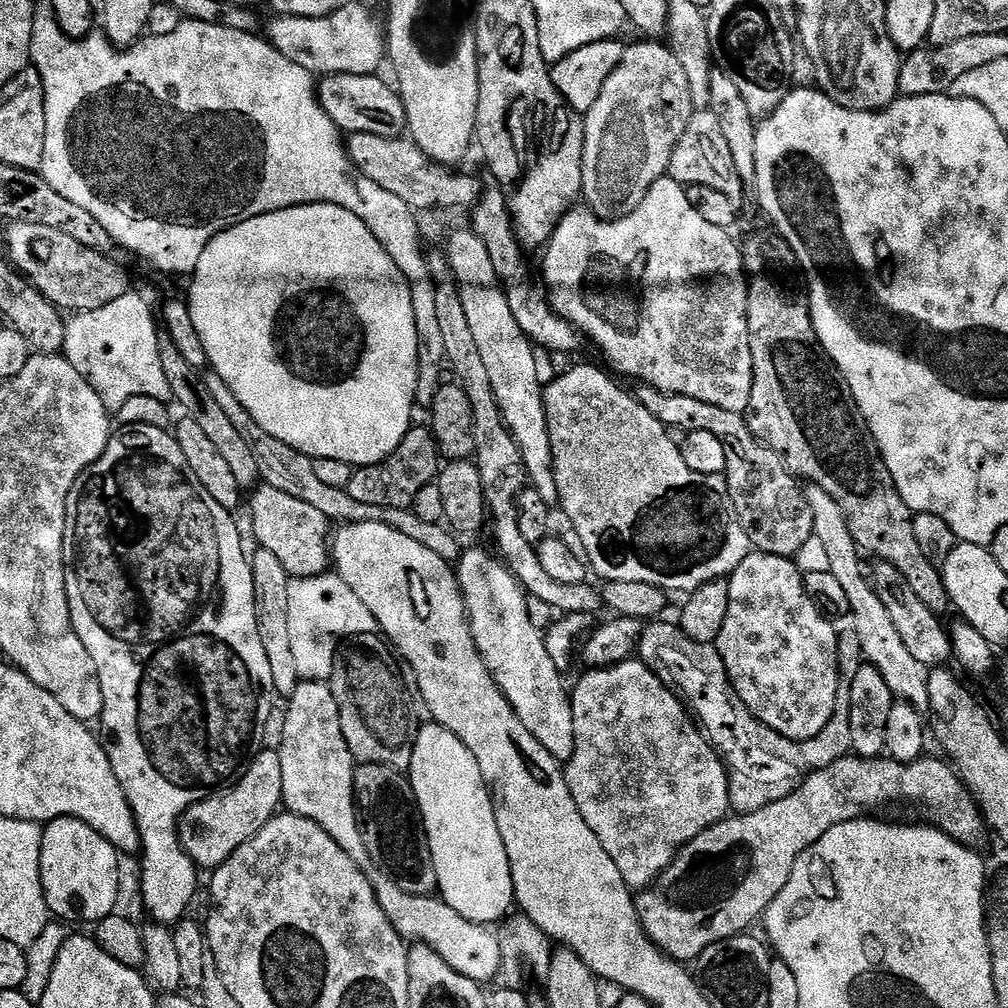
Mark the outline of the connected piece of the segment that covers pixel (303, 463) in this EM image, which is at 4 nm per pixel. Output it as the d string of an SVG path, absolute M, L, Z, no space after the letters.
M205 371L203 378L210 394L214 394L214 399L218 401L218 406L222 406L222 411L230 417L230 422L234 422L234 426L238 426L238 434L242 434L248 439L248 445L252 447L258 458L260 477L265 485L277 487L278 490L285 491L291 497L300 498L307 505L322 510L326 518L337 525L357 524L358 522L385 524L406 534L406 538L414 538L414 542L422 542L422 546L434 550L434 554L438 554L438 558L449 562L459 561L462 548L461 545L456 545L458 536L455 531L449 530L444 524L422 522L422 518L418 518L418 514L414 514L407 508L366 506L364 503L356 501L355 498L350 498L350 494L343 488L325 486L314 475L312 457L294 450L294 446L286 446L286 442L278 442L278 438L270 438L270 434L266 434L266 430L262 430L262 426L258 426L258 422L254 422L254 418L250 418L246 406L242 406L242 402L238 402L238 398L234 398L234 390L230 390L230 386L226 386L226 382L222 382L222 378L217 372Z

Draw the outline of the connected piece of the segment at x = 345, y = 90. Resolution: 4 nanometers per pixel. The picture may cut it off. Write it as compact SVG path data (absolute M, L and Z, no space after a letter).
M338 74L337 76L325 76L319 81L320 104L343 133L357 132L358 134L378 134L382 138L390 138L391 136L400 138L409 131L408 111L404 105L404 100L400 97L399 91L391 83L388 85L382 77L383 75L380 74L371 76L366 74Z

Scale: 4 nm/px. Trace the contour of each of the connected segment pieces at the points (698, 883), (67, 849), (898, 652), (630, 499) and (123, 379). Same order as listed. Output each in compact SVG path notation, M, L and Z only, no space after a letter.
M855 754L835 760L830 766L812 772L796 785L789 796L781 796L770 806L743 814L732 814L719 820L714 826L702 830L674 858L674 862L660 875L655 884L643 889L635 897L636 912L653 944L657 944L667 956L681 962L695 962L710 946L726 938L734 938L747 933L752 923L759 921L764 912L778 898L782 886L790 882L790 874L798 858L807 848L814 846L826 830L842 822L872 814L875 808L884 808L887 804L896 804L905 800L924 811L929 825L935 826L954 838L959 844L979 845L979 840L986 833L984 817L981 816L977 801L974 799L959 771L951 763L940 760L921 758L910 764L901 764L891 758L867 760Z
M59 816L43 825L42 858L40 859L40 877L44 887L44 897L49 913L61 921L92 920L99 922L117 911L116 899L120 896L120 860L121 853L116 851L105 836L98 834L86 822L75 820L72 816Z
M808 484L806 495L810 514L814 518L812 535L824 543L830 561L830 572L838 578L843 592L847 595L847 601L850 602L850 623L852 622L851 627L858 634L863 659L873 664L878 674L882 674L882 678L886 678L886 686L890 686L897 701L911 704L921 714L927 713L930 670L910 655L908 647L902 642L893 620L890 619L890 613L887 612L886 606L882 606L882 598L878 598L873 581L871 584L870 581L864 580L864 568L860 565L862 553L850 534L850 526L842 514L842 506L838 506L838 502L834 502L834 498L830 498L830 494L826 494L826 490L822 490L817 484Z
M577 363L576 368L570 370L568 374L556 376L553 384L543 389L544 409L548 419L548 433L552 443L552 469L554 470L554 482L558 486L558 508L568 515L568 520L572 523L572 528L576 531L576 536L580 539L579 547L590 565L591 571L601 576L601 581L617 580L618 582L650 582L650 586L663 588L669 594L684 592L691 594L706 582L718 580L731 576L748 556L750 545L748 535L734 510L734 502L730 498L728 480L724 476L714 474L697 474L695 470L690 470L686 462L682 462L680 445L674 439L673 433L664 427L646 406L642 406L631 391L619 388L606 373L600 368L595 368L592 364Z
M136 290L114 298L114 302L98 310L75 313L67 326L62 355L78 374L88 377L90 386L94 386L109 410L118 410L138 395L149 395L165 402L173 399L166 370L162 370L157 317L156 320L152 317L147 298L139 296Z

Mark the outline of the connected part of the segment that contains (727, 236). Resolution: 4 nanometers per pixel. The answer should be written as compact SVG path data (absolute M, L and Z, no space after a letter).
M667 174L642 198L642 202L628 216L617 220L601 220L591 208L577 206L562 218L562 222L554 230L544 252L544 276L542 282L546 287L546 298L551 301L552 308L564 320L569 320L576 331L588 336L600 347L600 352L624 376L636 380L640 384L649 384L663 392L677 396L686 394L686 398L699 398L701 402L710 402L710 406L722 406L722 410L730 410L741 414L747 413L750 402L750 390L754 378L754 366L750 354L750 334L748 333L748 285L749 277L744 267L744 253L739 243L732 241L733 233L727 228L713 226L706 222L694 206L690 206L688 189L683 184L674 182Z

